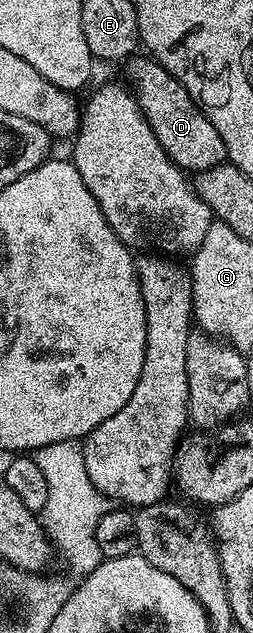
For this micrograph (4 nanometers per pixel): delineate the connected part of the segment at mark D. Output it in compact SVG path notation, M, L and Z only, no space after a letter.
M132 57L126 60L126 82L168 157L187 173L213 169L218 163L224 162L227 159L227 150L225 141L221 141L221 133L213 129L213 121L205 117L203 110L181 85L181 81L177 81L177 77L170 75L154 58L139 58Z

